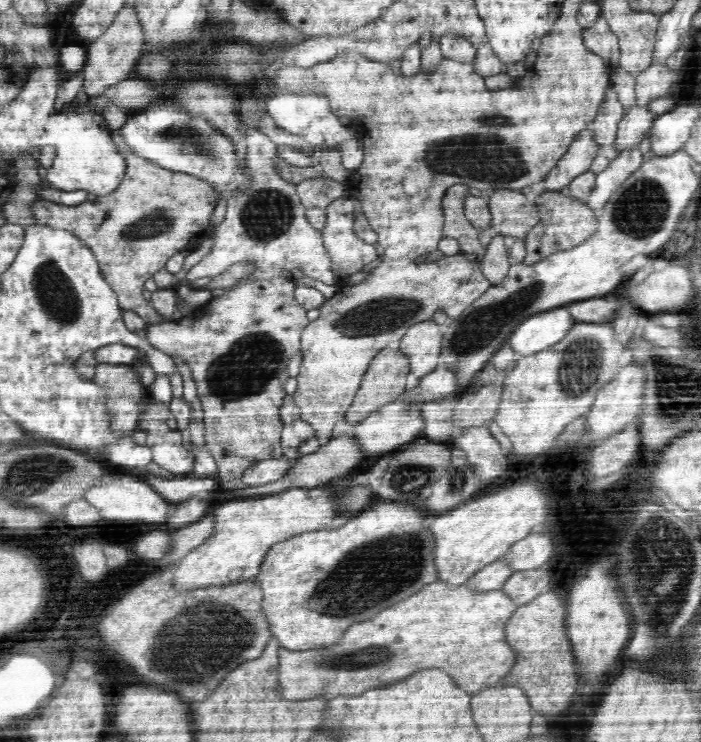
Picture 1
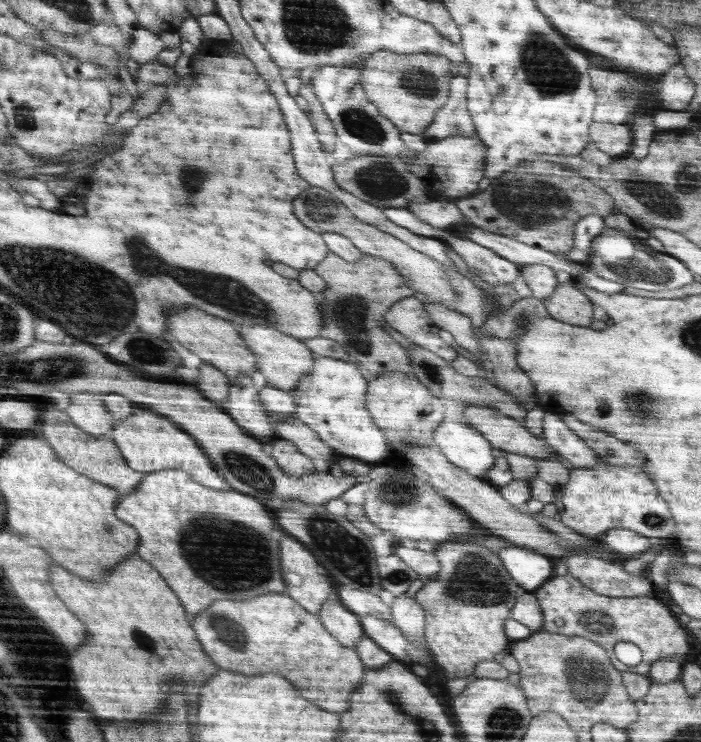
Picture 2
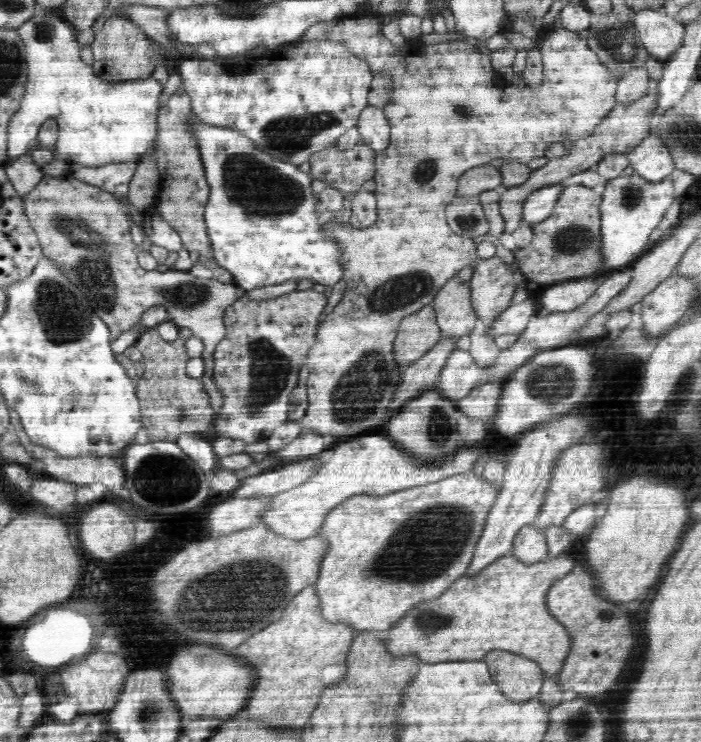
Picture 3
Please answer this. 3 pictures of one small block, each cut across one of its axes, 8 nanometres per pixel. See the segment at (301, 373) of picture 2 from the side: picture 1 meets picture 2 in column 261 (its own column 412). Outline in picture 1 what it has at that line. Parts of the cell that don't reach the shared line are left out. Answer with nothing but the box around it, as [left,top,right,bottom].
[400,319,442,378]

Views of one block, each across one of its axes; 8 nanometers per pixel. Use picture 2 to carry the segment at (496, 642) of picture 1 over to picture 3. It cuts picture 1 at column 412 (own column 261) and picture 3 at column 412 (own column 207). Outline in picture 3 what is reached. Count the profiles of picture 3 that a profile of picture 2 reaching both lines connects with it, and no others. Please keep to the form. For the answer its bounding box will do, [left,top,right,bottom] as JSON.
[386,554,576,677]

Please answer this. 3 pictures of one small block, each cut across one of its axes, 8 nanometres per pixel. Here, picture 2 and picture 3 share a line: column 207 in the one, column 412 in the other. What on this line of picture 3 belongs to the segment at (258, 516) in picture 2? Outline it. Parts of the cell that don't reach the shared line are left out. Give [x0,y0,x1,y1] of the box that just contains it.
[314,474,498,632]

